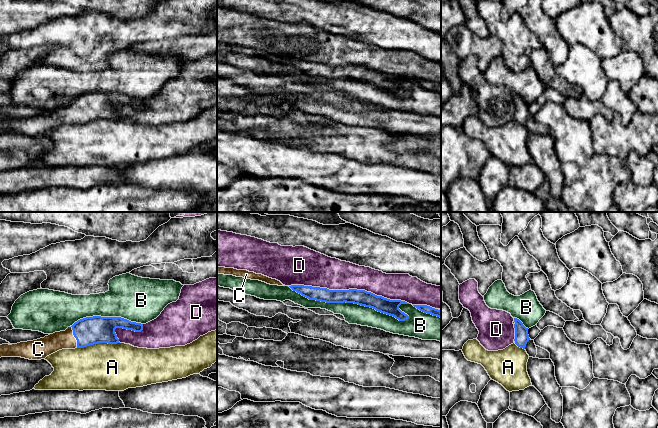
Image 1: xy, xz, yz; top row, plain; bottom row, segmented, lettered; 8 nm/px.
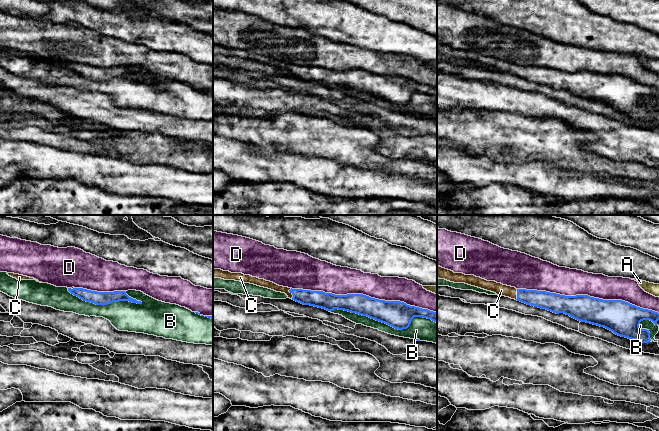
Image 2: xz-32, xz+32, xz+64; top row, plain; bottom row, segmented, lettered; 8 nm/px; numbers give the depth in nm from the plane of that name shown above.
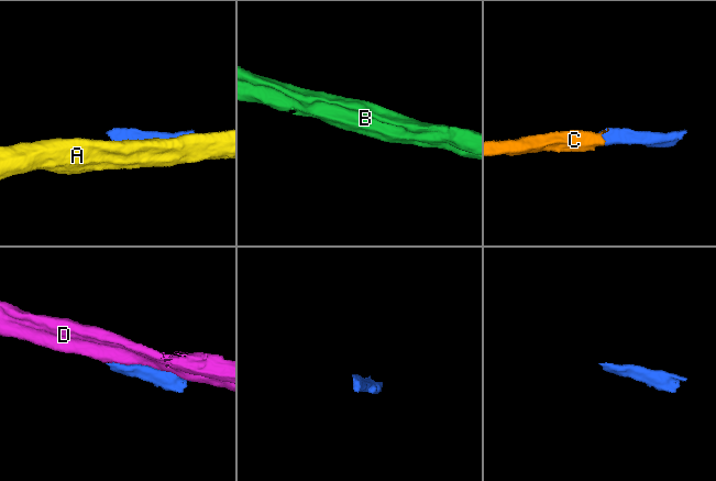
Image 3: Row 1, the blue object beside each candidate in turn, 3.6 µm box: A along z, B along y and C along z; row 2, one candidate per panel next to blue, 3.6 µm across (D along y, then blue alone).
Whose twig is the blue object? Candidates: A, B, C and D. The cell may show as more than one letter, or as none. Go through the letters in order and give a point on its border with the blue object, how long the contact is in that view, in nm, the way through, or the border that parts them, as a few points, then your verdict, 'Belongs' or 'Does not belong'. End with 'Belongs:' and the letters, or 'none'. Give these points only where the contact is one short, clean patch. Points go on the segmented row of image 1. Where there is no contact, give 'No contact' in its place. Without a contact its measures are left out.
A: Touches blue at xy (98, 342). Shared border 340 nm. Does not belong
B: Touches blue at xz (349, 302). Shared border 1000 nm. Does not belong
C: Touches blue at xy (74, 336). Shared border 190 nm. Path across: xy (88, 331), (74, 336), (52, 343). Belongs
D: Touches blue at xz (349, 289). Shared border 1000 nm. Does not belong
Belongs: C

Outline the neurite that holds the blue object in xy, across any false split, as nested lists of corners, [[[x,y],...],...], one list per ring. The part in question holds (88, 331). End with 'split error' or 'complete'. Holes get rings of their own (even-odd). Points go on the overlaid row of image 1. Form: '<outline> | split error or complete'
[[[86,317],[65,331],[55,332],[44,338],[12,345],[2,344],[0,358],[21,357],[41,360],[62,349],[83,348],[98,343],[117,344],[120,342],[115,333],[116,328],[141,332],[143,324],[121,317]]] | split error

